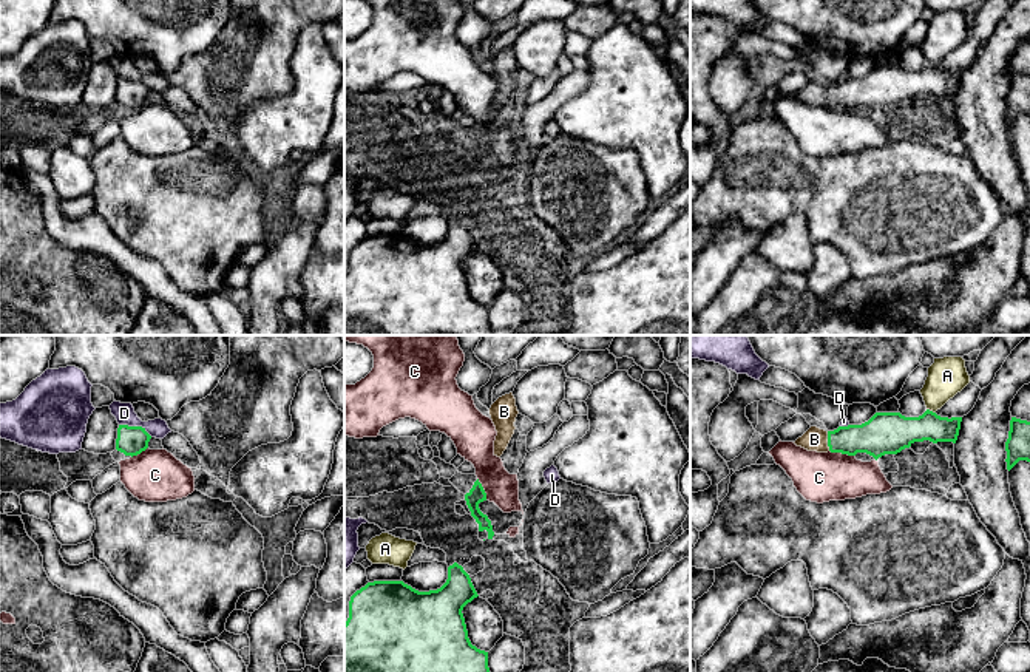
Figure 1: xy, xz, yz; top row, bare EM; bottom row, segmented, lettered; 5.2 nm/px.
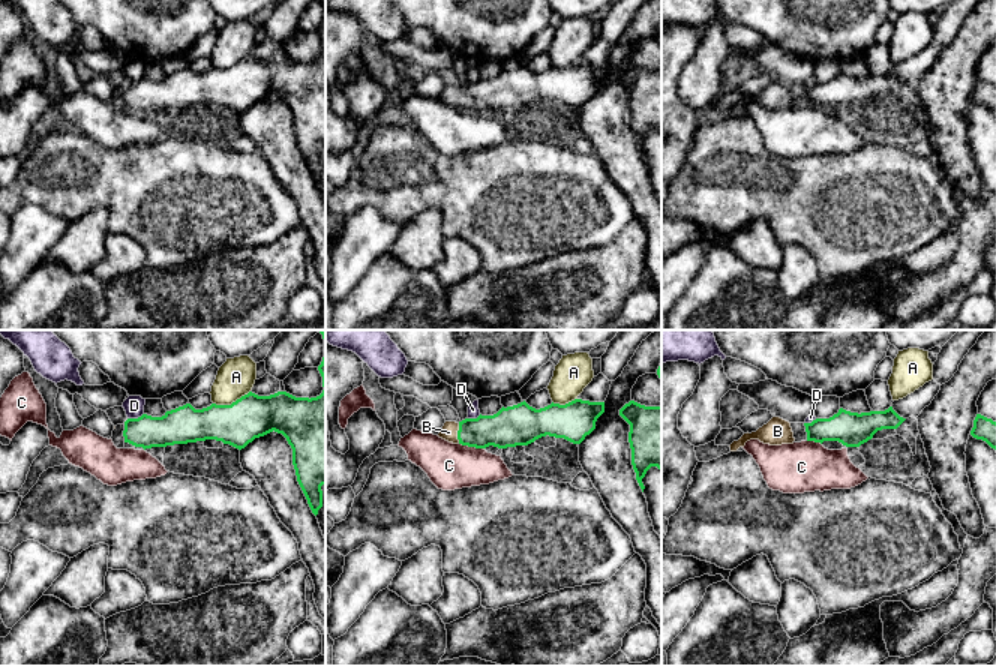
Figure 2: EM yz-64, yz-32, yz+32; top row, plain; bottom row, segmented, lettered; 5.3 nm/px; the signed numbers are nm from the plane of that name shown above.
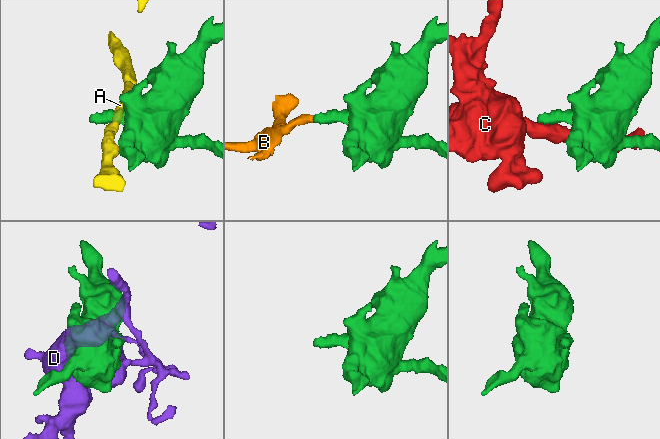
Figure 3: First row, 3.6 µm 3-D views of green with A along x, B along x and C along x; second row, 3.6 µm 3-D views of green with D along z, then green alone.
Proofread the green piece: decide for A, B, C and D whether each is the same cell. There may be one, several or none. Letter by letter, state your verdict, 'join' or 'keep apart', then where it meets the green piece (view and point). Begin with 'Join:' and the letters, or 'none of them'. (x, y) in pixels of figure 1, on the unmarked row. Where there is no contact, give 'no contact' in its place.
Join: B
A: keep apart | yz (931, 65)
B: join | yz (828, 95)
C: keep apart | yz (842, 107)
D: keep apart | xy (136, 81)

